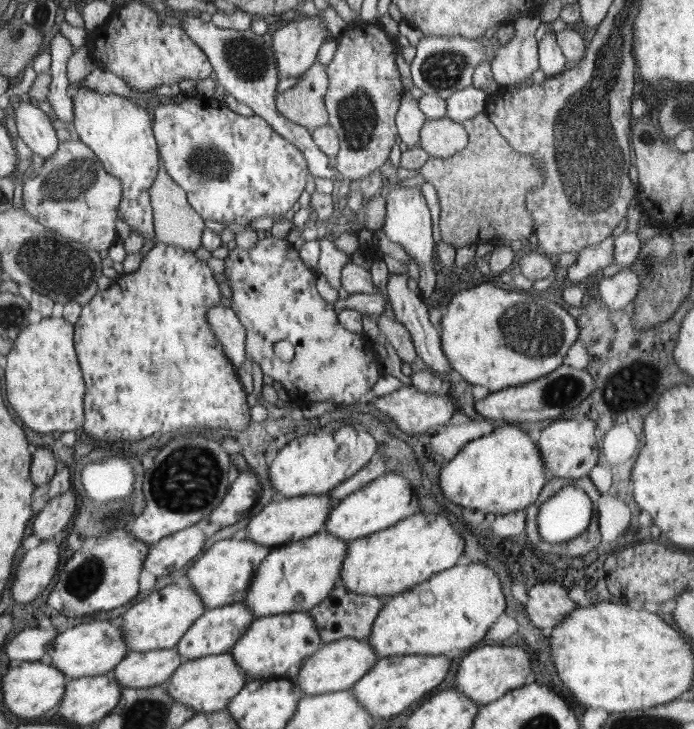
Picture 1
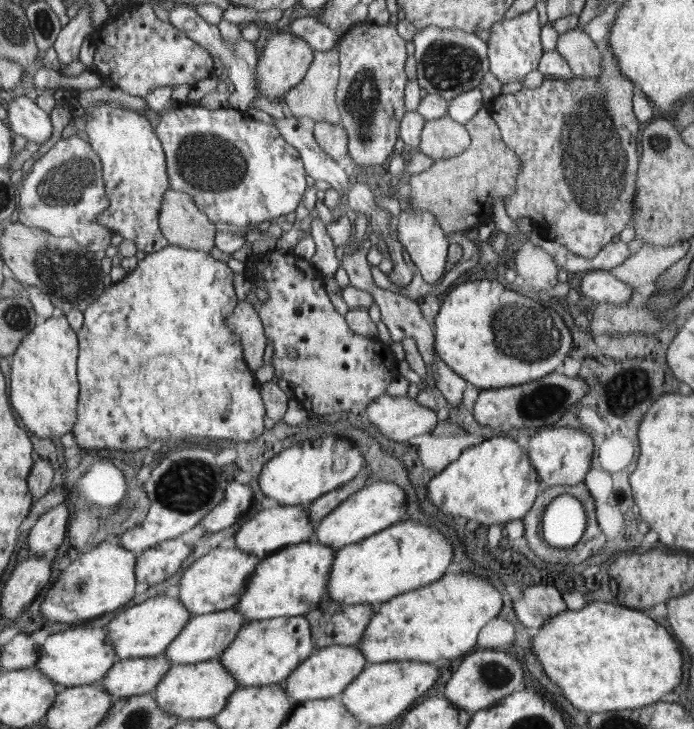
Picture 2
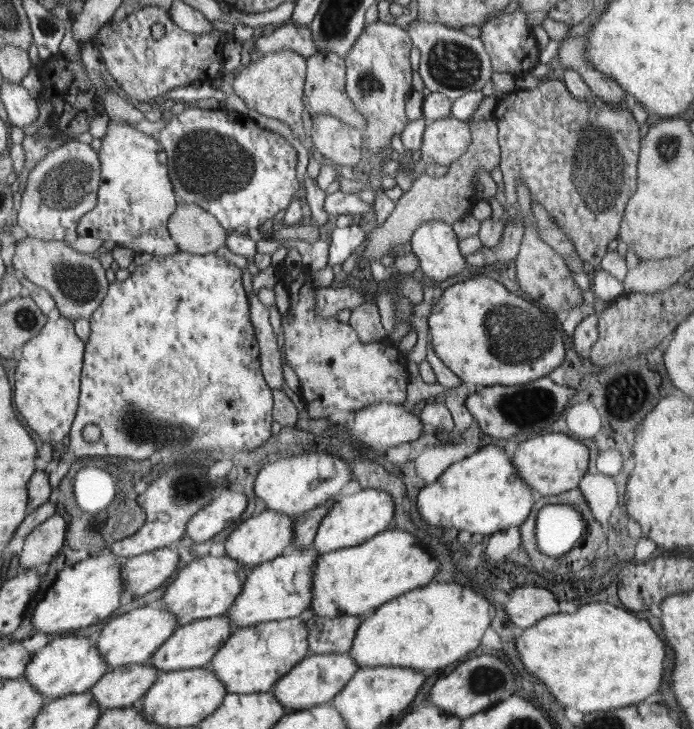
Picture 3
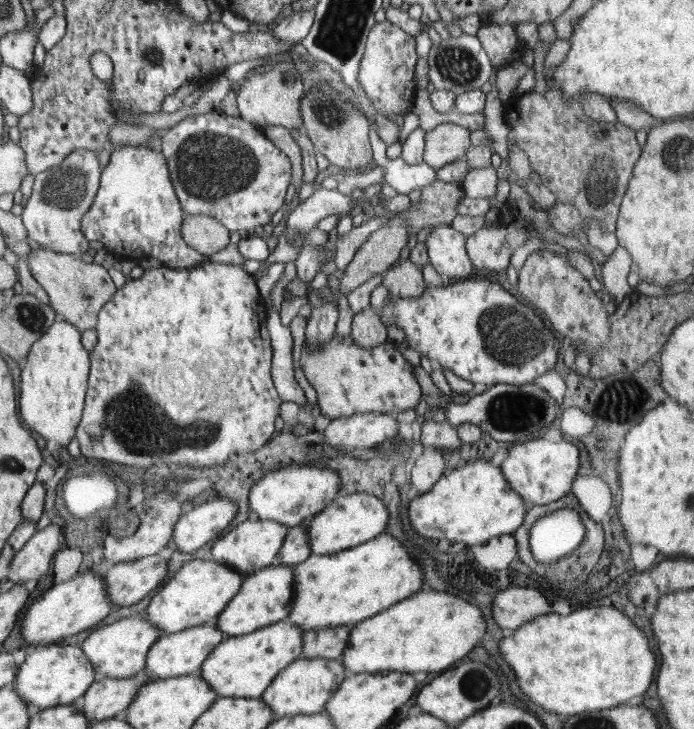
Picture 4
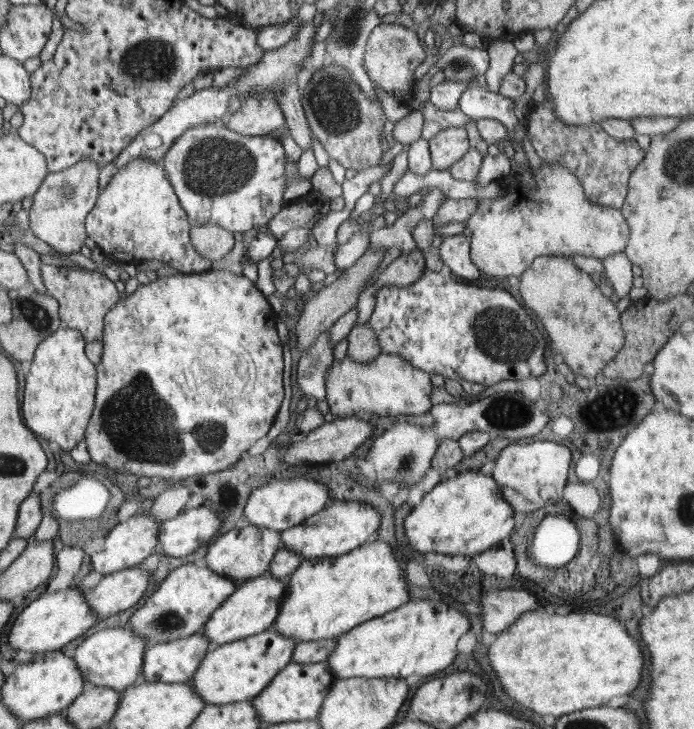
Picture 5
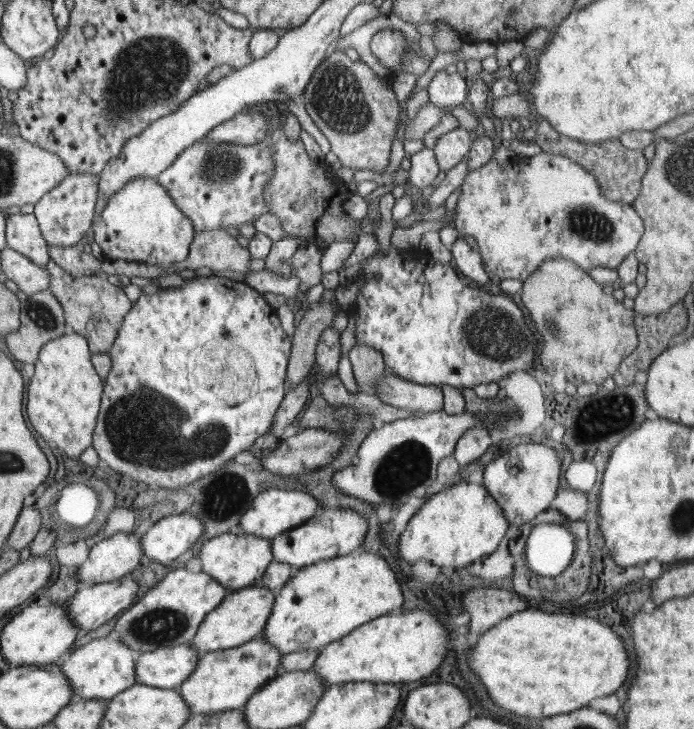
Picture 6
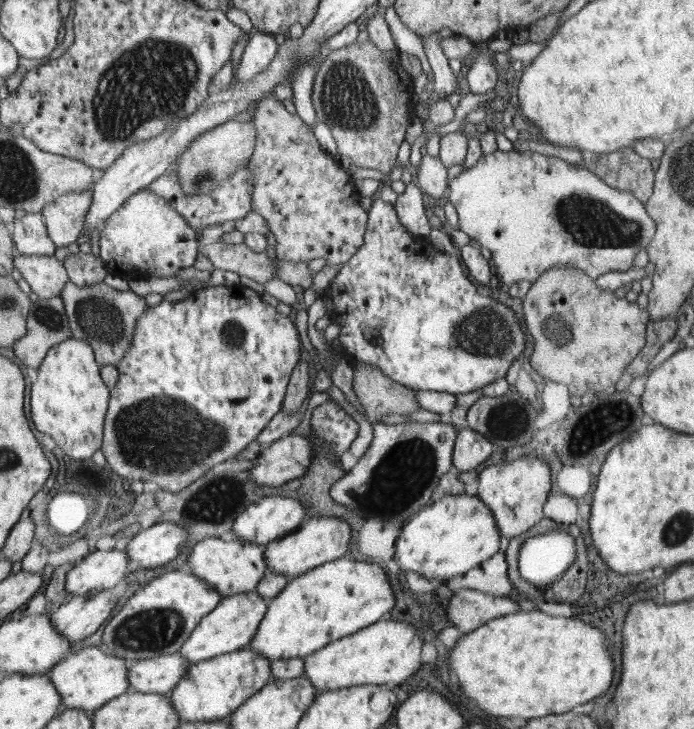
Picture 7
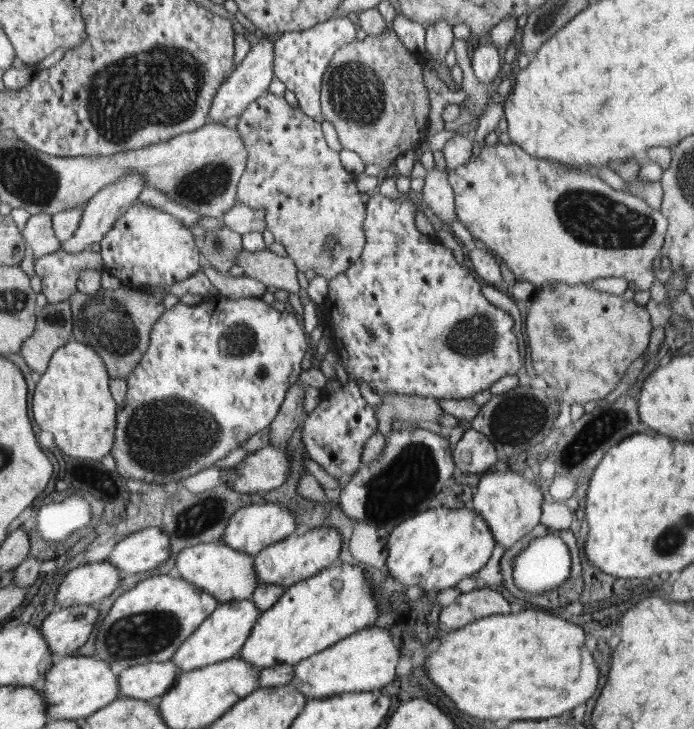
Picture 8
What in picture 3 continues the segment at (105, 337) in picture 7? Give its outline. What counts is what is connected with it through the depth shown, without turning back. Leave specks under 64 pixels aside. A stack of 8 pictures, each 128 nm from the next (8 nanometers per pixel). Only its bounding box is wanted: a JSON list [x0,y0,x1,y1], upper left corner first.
[12,232,108,321]

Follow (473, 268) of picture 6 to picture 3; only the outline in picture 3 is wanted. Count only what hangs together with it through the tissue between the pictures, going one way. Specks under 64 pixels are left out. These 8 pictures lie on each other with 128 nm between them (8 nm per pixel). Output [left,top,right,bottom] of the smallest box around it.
[410,220,468,284]

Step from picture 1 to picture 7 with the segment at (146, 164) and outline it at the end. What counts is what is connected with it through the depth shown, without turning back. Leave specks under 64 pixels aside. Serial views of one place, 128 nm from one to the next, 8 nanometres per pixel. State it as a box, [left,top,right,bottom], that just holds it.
[100,188,196,277]

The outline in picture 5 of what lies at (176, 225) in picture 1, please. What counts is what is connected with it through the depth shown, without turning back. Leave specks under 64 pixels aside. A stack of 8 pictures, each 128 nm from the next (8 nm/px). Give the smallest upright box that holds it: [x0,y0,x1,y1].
[192,224,234,261]

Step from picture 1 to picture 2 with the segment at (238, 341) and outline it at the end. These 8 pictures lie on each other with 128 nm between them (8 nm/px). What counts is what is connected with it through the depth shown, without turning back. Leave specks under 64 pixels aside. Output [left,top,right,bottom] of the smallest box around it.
[228,300,267,371]

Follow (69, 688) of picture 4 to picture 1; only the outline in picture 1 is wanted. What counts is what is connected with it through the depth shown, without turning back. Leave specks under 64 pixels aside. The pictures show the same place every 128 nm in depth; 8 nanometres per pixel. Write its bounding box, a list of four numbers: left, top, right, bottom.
[45,620,127,680]

